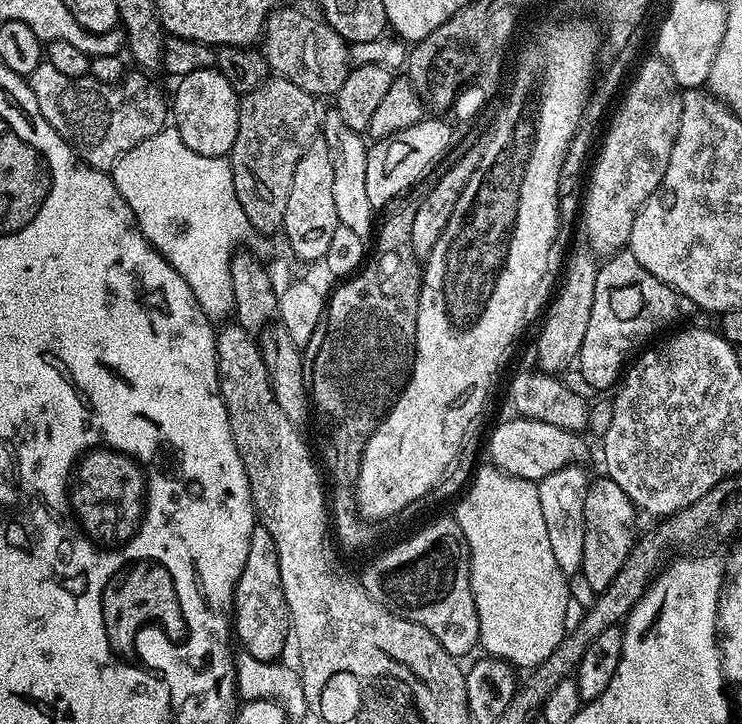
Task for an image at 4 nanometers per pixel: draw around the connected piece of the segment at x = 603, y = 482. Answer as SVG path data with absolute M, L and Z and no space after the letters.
M606 474L593 479L586 490L584 507L584 545L582 546L582 566L579 573L586 576L596 593L602 593L614 582L622 562L632 552L638 539L636 532L638 509L631 498Z

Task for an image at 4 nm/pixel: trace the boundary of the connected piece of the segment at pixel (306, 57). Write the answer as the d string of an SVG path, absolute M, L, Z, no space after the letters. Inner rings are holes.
M287 6L271 12L264 24L262 51L275 75L294 82L294 86L306 90L311 96L332 98L348 77L350 45L323 18L313 16L307 16L300 8Z

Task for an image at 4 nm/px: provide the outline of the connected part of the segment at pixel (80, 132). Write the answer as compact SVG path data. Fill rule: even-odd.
M136 74L140 76L129 75L127 79L123 81L119 86L116 84L104 84L102 81L98 81L93 78L85 78L82 80L69 80L67 82L56 82L60 84L38 84L38 82L32 84L32 93L34 98L38 98L38 110L42 110L42 118L46 118L46 122L50 122L50 126L54 126L54 130L67 142L73 150L75 150L77 156L84 161L85 164L89 164L91 168L98 168L101 170L111 170L118 162L118 158L122 158L122 154L126 154L132 148L137 148L146 138L150 138L154 134L158 134L166 127L170 120L170 104L154 85L151 84L149 77L144 74Z

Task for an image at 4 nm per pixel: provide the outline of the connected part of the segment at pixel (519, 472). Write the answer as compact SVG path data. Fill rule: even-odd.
M517 415L515 419L502 421L488 440L487 459L501 471L539 482L554 474L554 470L562 470L568 464L585 463L588 444L581 433L562 430L562 426L550 426L550 422L527 420L521 415Z

